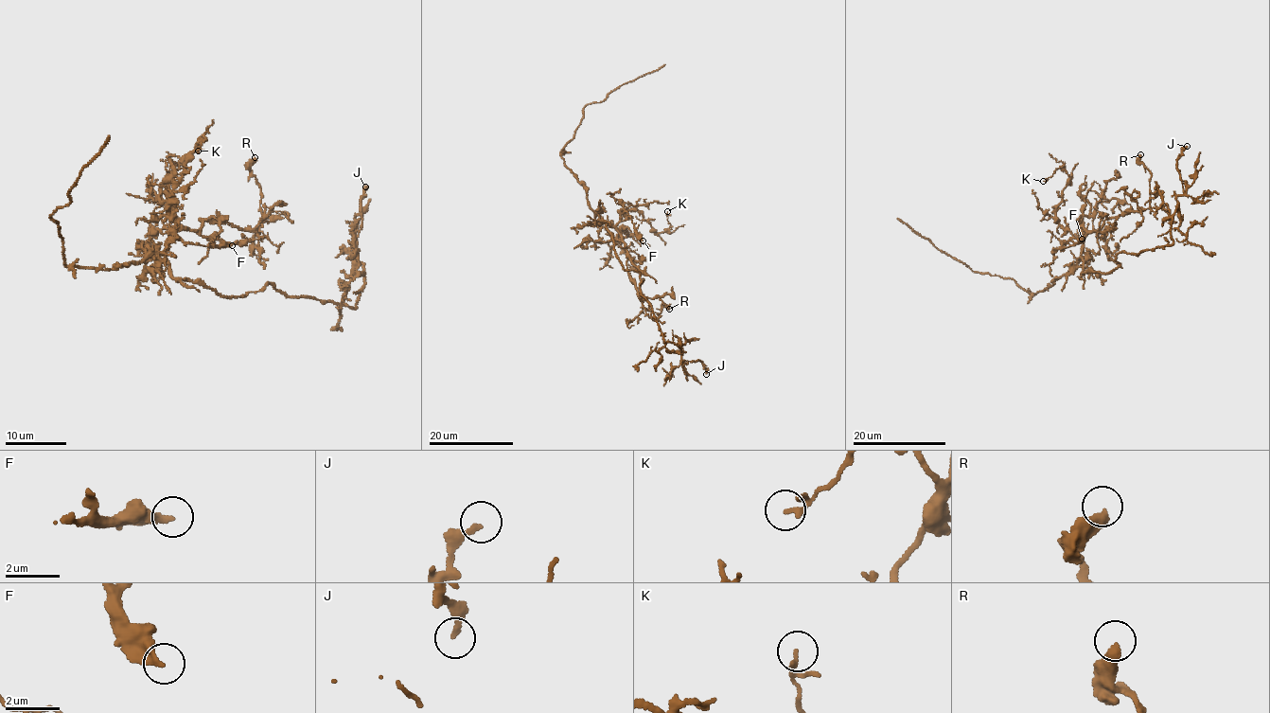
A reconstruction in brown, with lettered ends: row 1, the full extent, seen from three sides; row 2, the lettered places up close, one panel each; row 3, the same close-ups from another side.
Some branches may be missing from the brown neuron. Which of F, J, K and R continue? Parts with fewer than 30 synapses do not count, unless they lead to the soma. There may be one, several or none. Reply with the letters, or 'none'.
none

